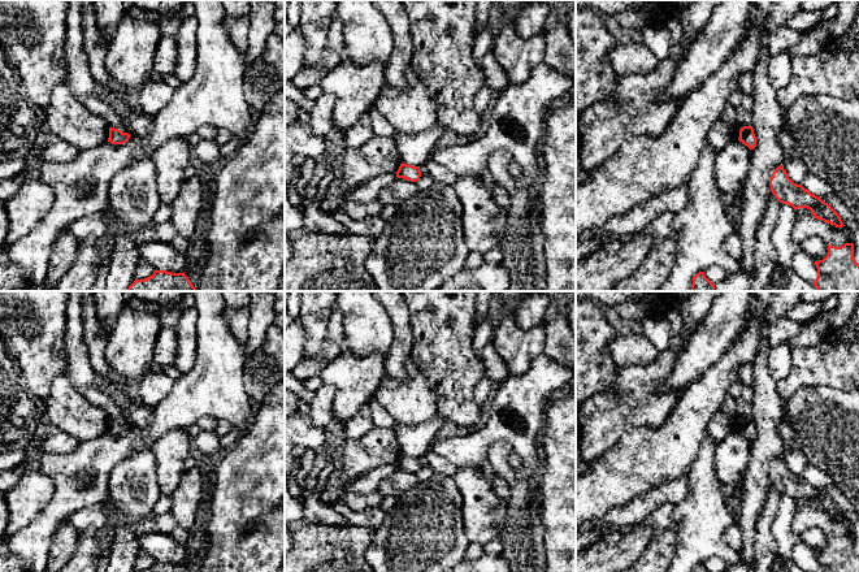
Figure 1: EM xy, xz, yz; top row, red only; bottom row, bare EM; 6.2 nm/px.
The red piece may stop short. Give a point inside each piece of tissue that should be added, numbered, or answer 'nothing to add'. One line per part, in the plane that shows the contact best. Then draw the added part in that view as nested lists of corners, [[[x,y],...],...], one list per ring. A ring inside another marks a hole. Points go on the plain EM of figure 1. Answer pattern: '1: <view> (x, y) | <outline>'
nothing to add

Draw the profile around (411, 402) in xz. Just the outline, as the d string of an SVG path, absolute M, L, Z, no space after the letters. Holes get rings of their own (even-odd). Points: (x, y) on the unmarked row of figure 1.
M413 361L407 364L404 380L385 376L373 399L391 415L396 425L418 426L438 417L437 394Z

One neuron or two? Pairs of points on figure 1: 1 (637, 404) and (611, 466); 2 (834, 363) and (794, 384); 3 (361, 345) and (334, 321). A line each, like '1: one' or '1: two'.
1: two
2: one
3: two

